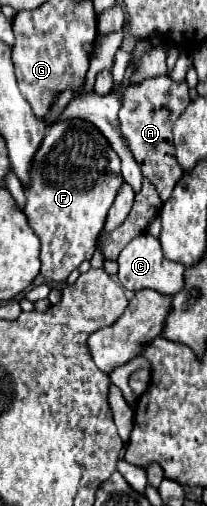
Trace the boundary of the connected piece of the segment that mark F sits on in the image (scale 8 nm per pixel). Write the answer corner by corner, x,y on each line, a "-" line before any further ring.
59,121
59,125
49,125
45,139
41,141
29,171
29,185
23,187
25,191
25,209
23,213
29,219
31,229
41,239
41,275
49,281
65,281
73,269
81,265
81,261
91,259
95,253
95,239
105,225
107,211
115,201
117,189
123,183
119,157
103,141
103,133
95,129
95,125
87,125
87,121

